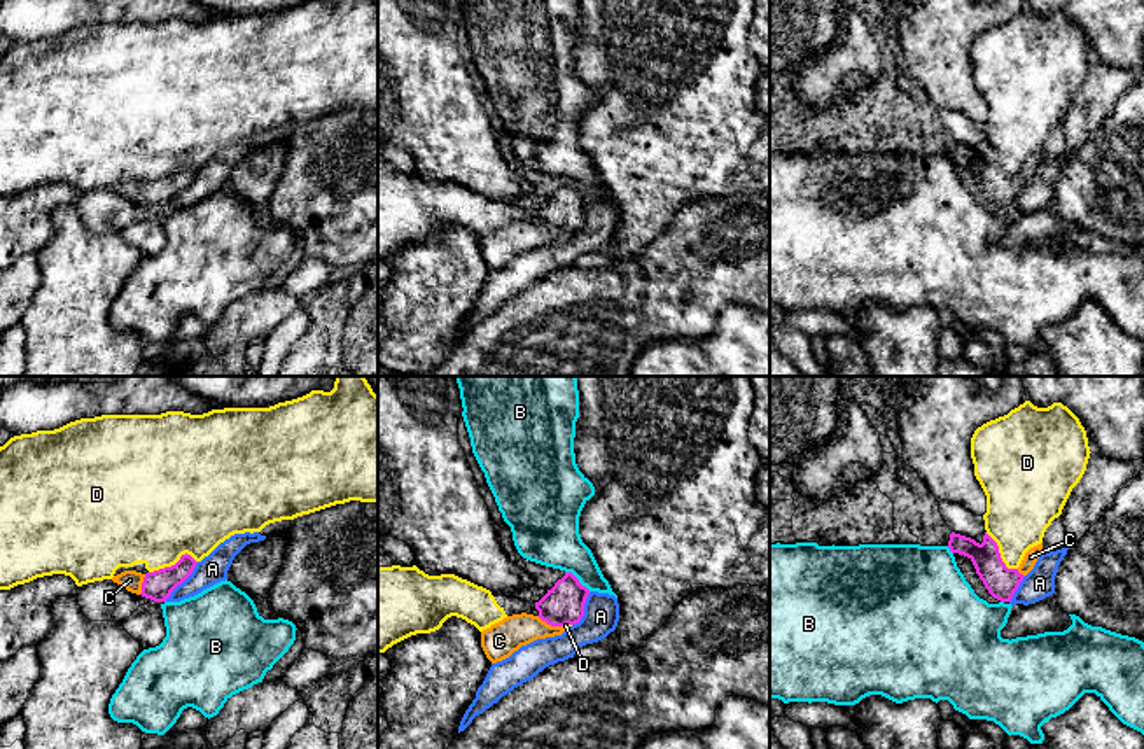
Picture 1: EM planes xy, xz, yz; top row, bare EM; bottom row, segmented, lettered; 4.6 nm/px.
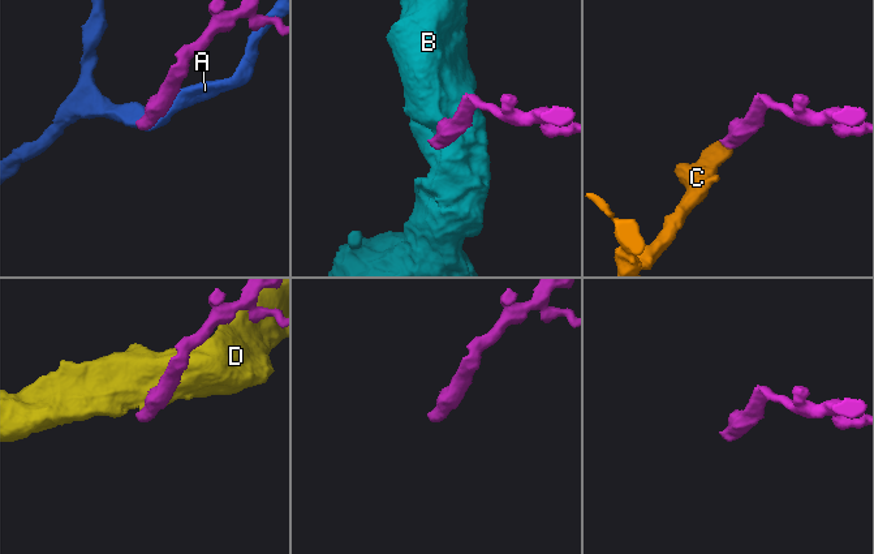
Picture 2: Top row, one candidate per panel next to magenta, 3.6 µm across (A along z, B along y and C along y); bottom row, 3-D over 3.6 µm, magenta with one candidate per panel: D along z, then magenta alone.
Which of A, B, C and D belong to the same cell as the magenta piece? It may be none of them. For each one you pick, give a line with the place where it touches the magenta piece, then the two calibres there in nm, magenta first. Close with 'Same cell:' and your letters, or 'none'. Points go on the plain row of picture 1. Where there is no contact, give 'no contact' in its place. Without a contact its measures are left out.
C: xz (551, 233) | 190/160 nm
Same cell: C

